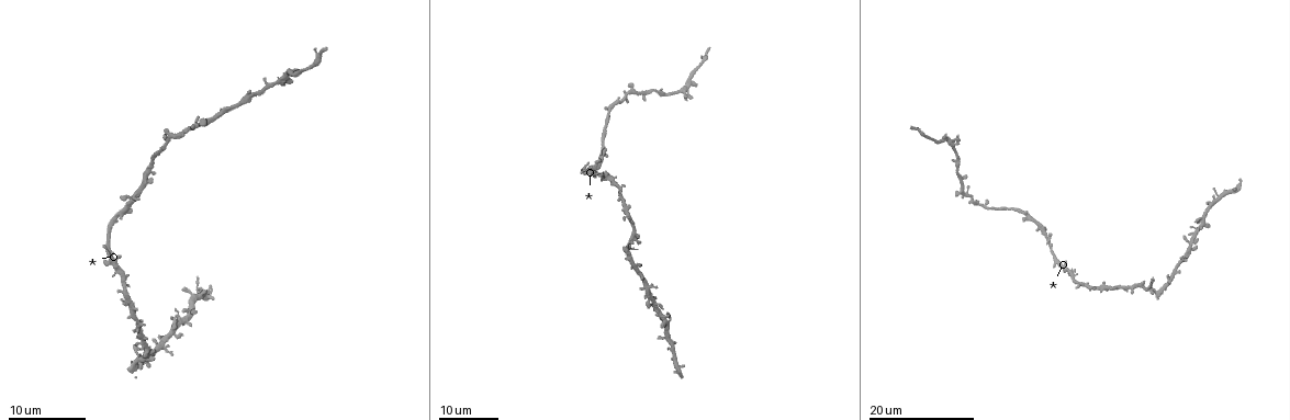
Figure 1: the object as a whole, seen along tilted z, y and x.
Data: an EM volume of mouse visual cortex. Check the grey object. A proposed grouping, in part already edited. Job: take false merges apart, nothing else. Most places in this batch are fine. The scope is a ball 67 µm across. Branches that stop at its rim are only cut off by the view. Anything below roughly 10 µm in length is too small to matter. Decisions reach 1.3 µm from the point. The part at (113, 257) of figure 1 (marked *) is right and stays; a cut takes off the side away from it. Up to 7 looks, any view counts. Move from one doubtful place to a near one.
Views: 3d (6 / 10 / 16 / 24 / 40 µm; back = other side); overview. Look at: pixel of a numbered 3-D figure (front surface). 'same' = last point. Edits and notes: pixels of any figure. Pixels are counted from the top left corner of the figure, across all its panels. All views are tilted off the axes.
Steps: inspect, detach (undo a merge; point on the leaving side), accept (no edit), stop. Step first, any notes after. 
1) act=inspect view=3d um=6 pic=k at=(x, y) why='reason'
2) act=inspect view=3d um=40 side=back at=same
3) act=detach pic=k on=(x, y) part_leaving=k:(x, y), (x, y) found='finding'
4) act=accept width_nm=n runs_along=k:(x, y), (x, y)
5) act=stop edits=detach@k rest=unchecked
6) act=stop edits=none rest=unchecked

act=inspect view=3d um=16 pic=1 at=(978, 202) why='calibre changes'

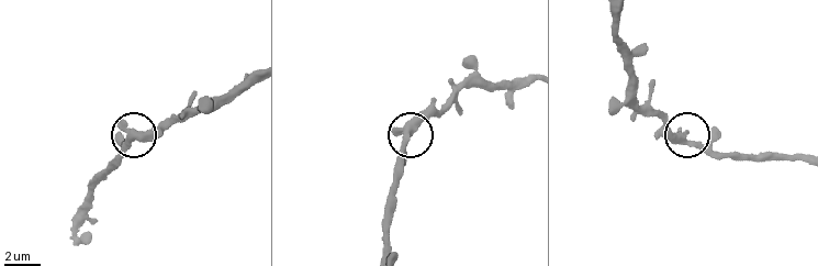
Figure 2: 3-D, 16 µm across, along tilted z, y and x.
act=inspect view=3d um=10 pic=2 at=(683, 141) why='zoom in'

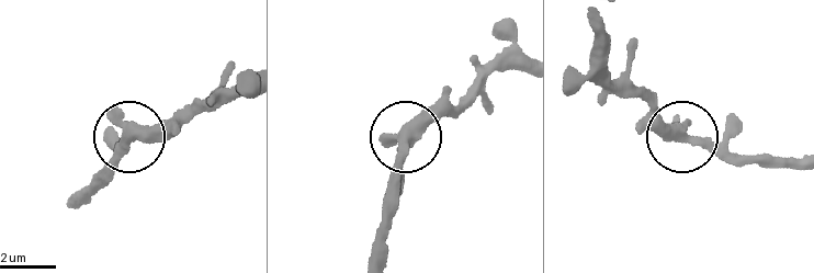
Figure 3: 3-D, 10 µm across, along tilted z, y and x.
act=accept arms=3 runs_along=3:(377, 257), (385, 191), (400, 144), (471, 93) found='continuous, no second neuron'

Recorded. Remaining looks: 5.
act=inspect view=3d um=16 pic=1 at=(212, 119) why='thin neck'

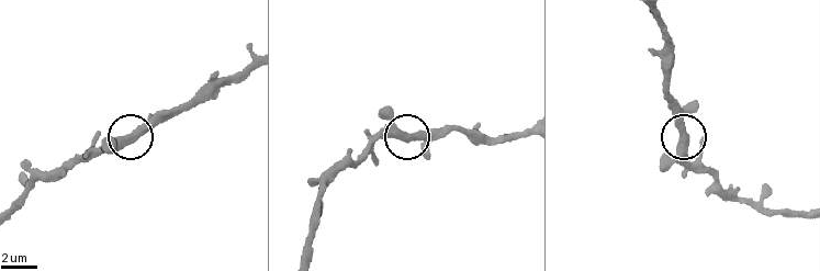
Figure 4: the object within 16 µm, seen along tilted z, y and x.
act=inspect view=3d um=6 pic=4 at=(411, 139)

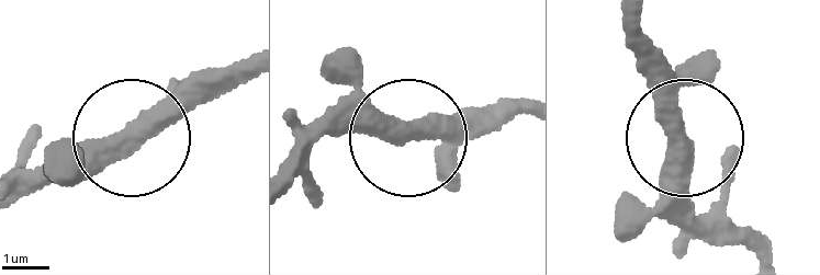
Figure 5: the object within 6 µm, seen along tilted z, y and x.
act=accept runs_along=5:(23, 188), (170, 119), (220, 69) found='one neuron here'

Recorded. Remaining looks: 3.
act=inspect view=3d um=24 pic=1 at=(295, 74) why='calibre changes'

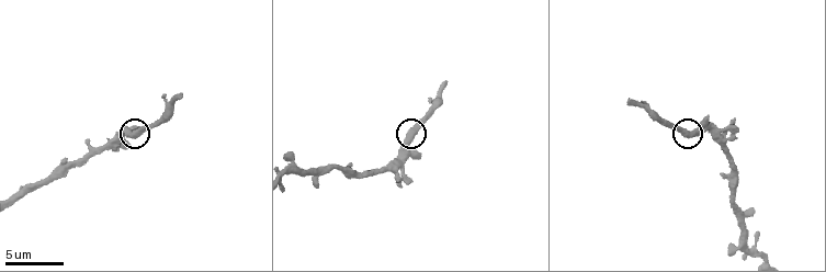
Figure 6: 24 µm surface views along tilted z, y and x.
act=inspect view=3d um=6 pic=6 at=(687, 133)

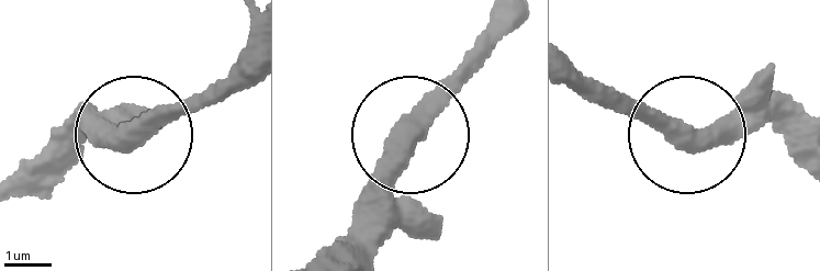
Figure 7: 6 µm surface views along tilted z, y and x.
act=accept width_nm=430 runs_along=7:(21, 174), (78, 123), (131, 127), (226, 93) found='continuous, no second neuron'

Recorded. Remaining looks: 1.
act=stop edits=none rest=unchecked

